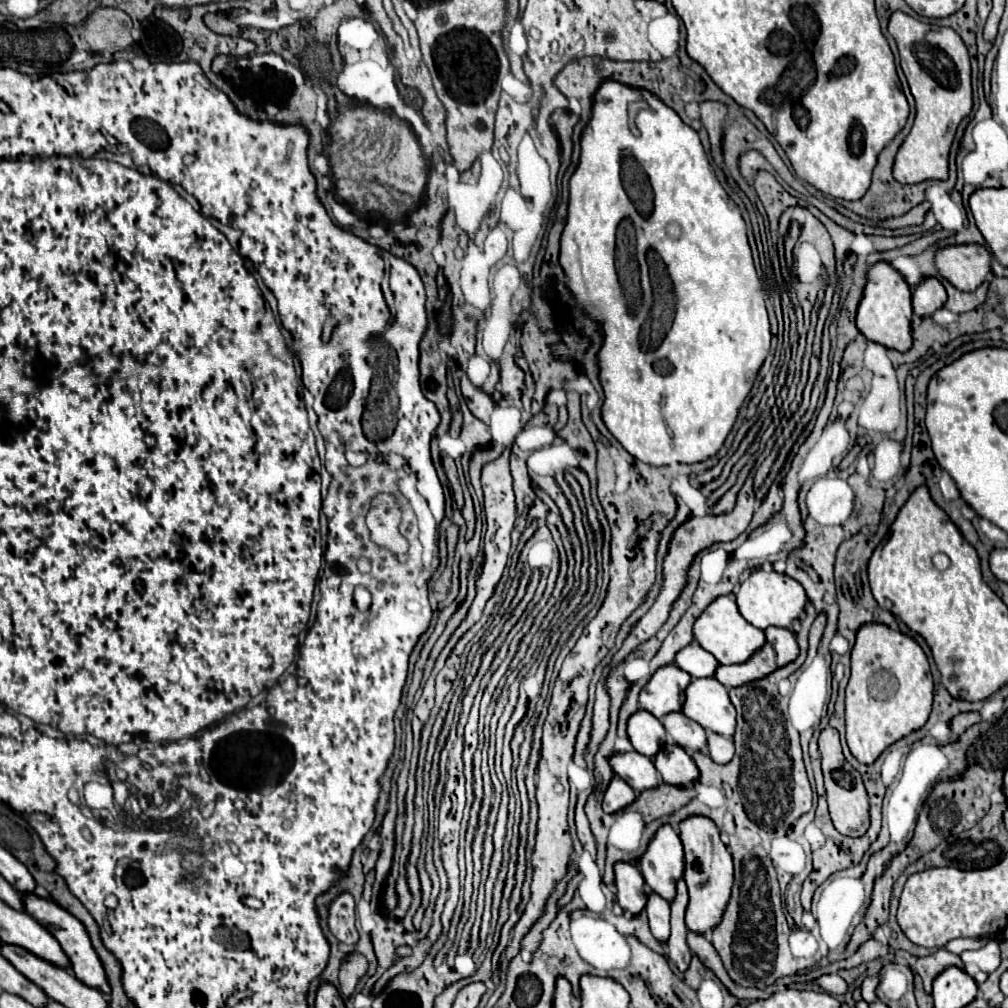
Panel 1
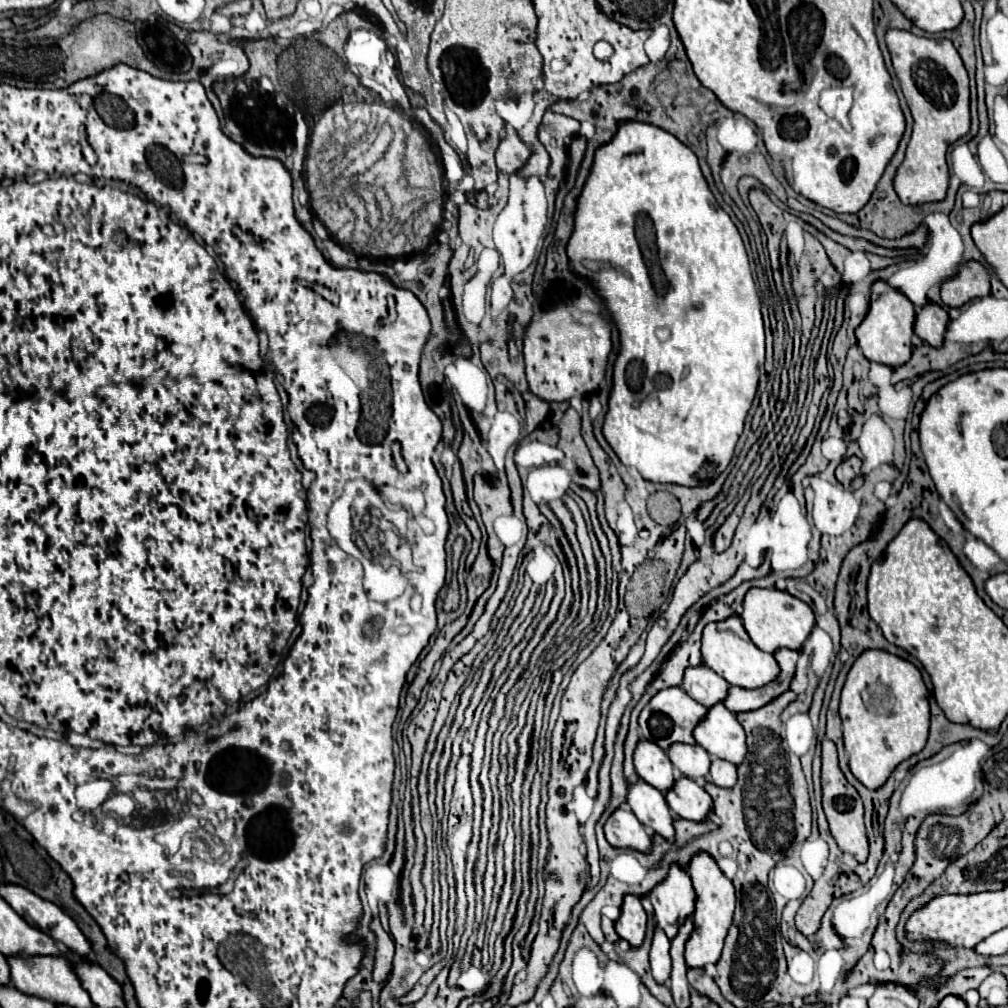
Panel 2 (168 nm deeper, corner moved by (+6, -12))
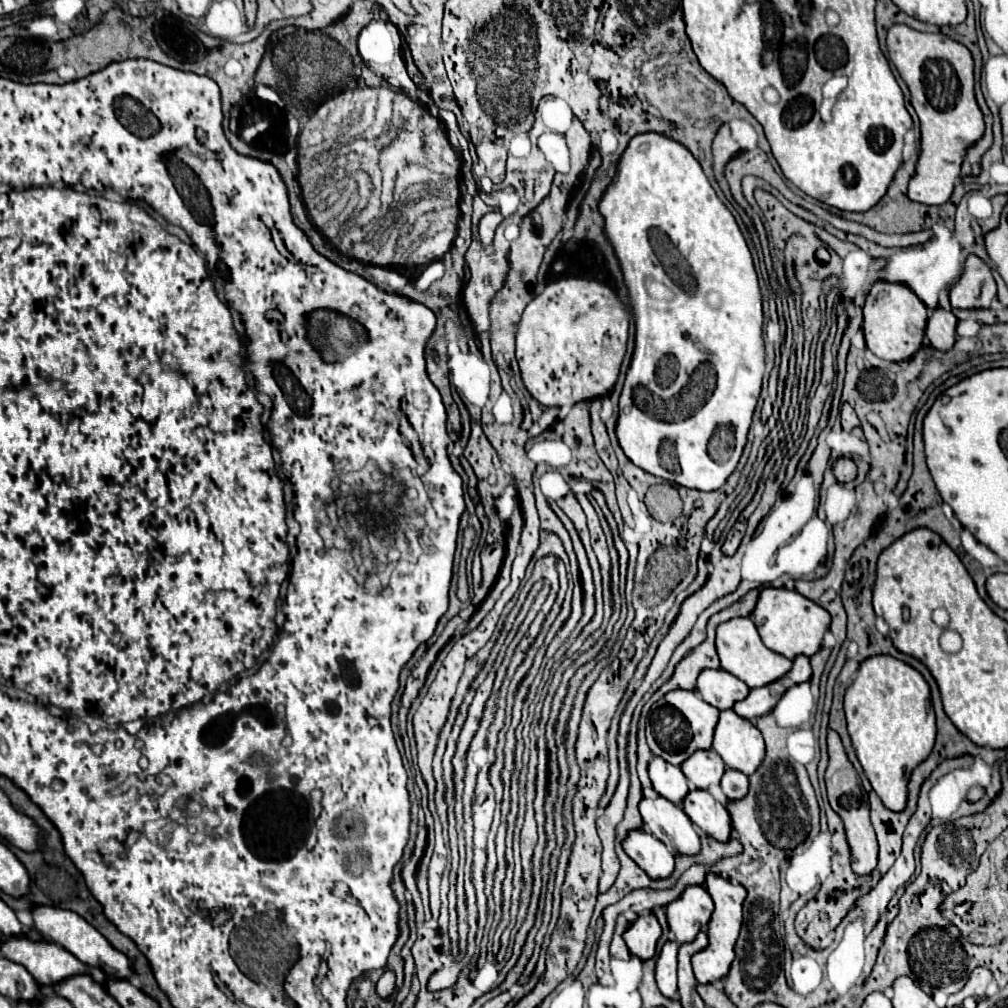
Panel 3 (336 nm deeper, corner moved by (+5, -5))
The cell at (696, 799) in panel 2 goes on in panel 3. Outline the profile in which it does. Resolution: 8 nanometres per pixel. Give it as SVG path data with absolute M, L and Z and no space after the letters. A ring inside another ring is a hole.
M692 789L682 801L684 813L692 819L694 825L700 827L702 833L728 841L730 837L730 815L722 803L718 803L708 791Z

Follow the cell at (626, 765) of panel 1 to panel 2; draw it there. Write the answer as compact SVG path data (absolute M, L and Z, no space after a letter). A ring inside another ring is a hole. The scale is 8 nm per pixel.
M643 780L629 786L627 804L631 806L637 820L649 828L651 834L663 836L667 842L675 842L675 828L673 828L673 814L667 806L665 796L645 784Z

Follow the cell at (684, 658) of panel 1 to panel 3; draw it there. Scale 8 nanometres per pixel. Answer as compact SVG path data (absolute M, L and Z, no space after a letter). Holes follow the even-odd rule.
M702 669L696 683L696 693L718 709L730 709L748 693L748 685L724 669Z

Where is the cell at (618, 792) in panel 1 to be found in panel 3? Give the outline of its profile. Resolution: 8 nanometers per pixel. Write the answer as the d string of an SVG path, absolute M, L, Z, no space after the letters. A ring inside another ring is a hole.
M630 829L622 841L622 849L652 877L668 877L674 869L674 853L652 833L644 829Z

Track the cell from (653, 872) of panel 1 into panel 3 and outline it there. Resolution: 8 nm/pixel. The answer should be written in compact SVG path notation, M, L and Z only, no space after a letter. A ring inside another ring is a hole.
M688 885L678 899L670 901L666 905L666 917L678 943L688 943L700 929L706 929L712 909L712 899L702 885Z

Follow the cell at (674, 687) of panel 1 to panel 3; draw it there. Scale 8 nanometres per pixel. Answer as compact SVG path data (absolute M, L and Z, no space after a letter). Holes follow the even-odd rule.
M686 689L668 691L650 709L650 731L652 731L652 737L648 737L650 751L670 761L672 765L680 765L686 757L690 757L690 753L698 749L710 749L714 725L718 723L718 713L720 711L710 703L702 701L702 697L698 697L696 691Z

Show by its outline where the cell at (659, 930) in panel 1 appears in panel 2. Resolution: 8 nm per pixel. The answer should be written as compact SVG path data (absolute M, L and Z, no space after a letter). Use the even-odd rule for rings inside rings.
M655 928L653 944L651 944L651 970L657 984L667 984L671 976L669 948L671 948L671 942L665 936L665 932L661 932L661 928Z

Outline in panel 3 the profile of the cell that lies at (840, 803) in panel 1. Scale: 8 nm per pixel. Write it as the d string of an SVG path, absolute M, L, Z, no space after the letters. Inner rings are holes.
M828 733L828 755L830 755L830 763L826 769L826 789L828 789L828 801L830 807L840 815L844 829L846 829L846 839L848 839L848 847L852 853L852 869L858 875L866 875L872 869L876 869L876 859L878 859L878 843L876 843L876 835L870 823L870 805L868 805L868 797L862 791L860 785L860 777L856 773L856 769L852 767L852 763L848 761L842 741L838 737L838 733Z

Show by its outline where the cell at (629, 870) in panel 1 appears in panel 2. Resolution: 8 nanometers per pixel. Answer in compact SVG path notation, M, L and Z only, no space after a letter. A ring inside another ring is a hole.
M631 894L625 896L621 918L615 924L615 930L623 940L627 940L635 948L643 944L645 932L647 932L647 914L637 896L631 896Z

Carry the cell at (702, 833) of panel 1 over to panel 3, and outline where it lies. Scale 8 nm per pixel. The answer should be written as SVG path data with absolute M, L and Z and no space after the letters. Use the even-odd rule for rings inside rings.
M712 871L706 873L704 887L714 901L714 911L708 921L708 945L692 957L692 969L698 983L714 983L728 973L730 961L734 959L734 941L738 939L738 929L742 925L742 903L746 897L746 889L740 883L732 885L722 875Z

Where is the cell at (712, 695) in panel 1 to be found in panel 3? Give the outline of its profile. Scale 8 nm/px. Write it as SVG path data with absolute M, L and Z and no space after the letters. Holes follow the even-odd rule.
M726 709L720 711L712 749L722 757L726 767L750 775L762 763L764 739L752 721L738 717L732 709Z

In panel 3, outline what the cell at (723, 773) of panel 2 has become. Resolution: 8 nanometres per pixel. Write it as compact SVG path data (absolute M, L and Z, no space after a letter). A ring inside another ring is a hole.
M726 769L724 775L722 775L722 781L720 781L720 787L724 791L724 795L728 799L740 799L746 795L746 789L748 789L748 777L744 773L738 773L736 769Z

